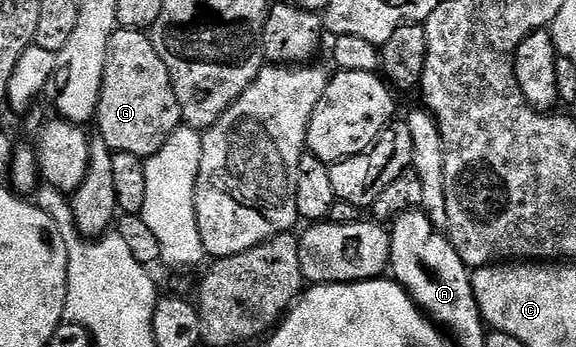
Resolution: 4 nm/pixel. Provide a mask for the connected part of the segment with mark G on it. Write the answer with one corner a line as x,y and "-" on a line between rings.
118,27
111,35
111,43
107,47
107,63
103,67
103,91
99,95
96,125
101,132
98,133
100,141
107,143
107,147
114,153
126,152
144,159
158,153
175,130
182,128
179,99
175,95
167,63
159,59
159,51
155,51
153,38
148,32

